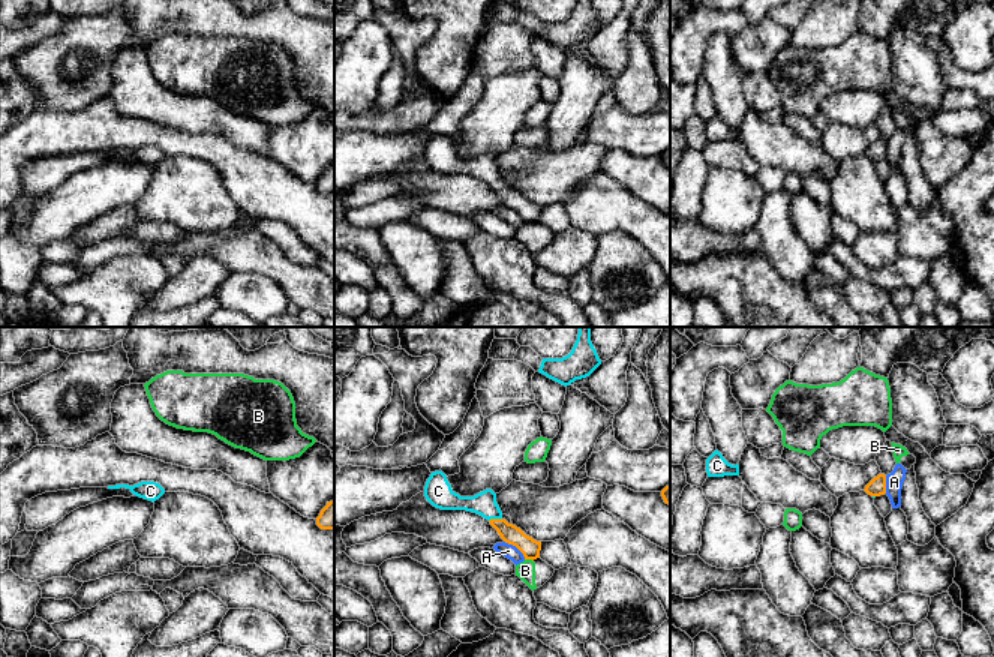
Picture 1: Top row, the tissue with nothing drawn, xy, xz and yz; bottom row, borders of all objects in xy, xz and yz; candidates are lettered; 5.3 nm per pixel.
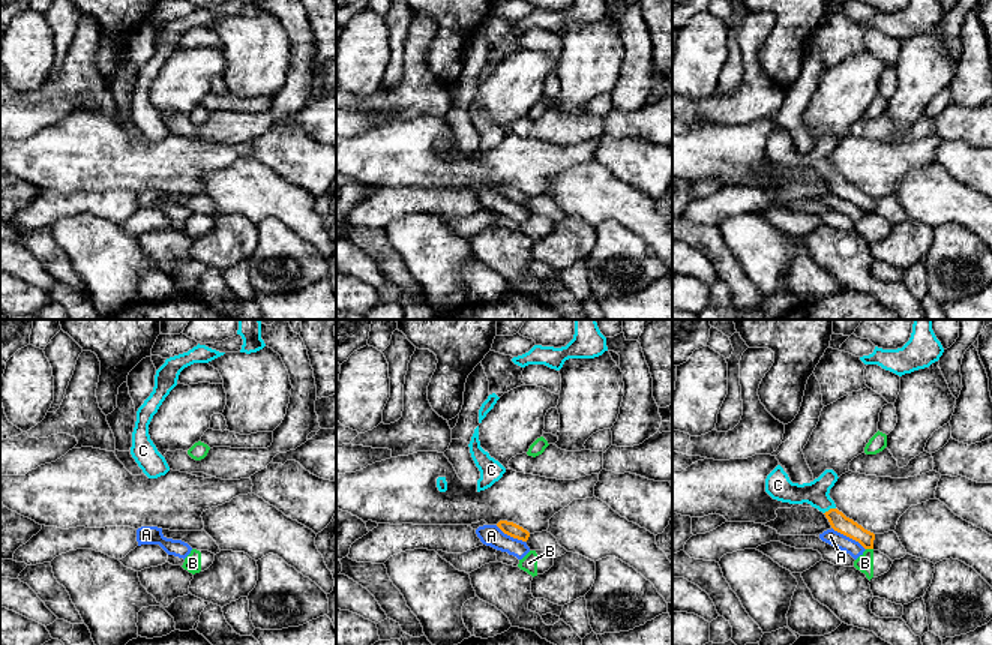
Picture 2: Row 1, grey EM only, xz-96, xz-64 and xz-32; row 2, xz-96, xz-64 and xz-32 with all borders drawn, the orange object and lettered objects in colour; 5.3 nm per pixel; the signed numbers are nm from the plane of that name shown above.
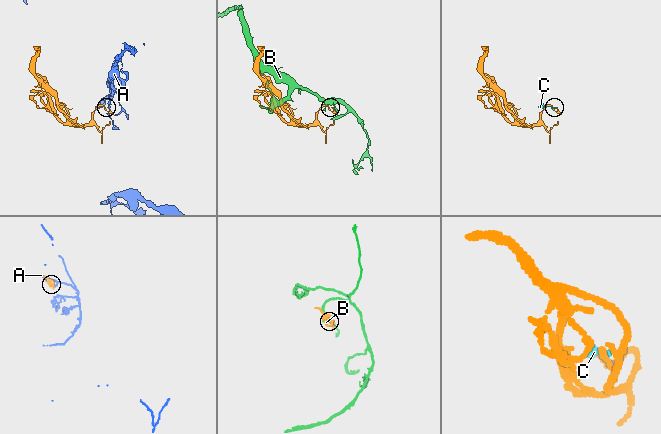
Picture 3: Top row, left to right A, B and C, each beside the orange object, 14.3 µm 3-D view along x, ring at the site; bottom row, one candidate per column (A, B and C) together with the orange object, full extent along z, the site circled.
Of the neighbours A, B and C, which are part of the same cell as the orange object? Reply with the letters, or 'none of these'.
C

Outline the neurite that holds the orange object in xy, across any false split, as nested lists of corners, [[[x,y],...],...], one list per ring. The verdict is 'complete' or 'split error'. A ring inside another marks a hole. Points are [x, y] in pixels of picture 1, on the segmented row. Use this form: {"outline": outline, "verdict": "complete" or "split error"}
{"outline": [[[334,500],[327,502],[316,518],[316,525],[321,530],[334,530]]], "verdict": "complete"}

